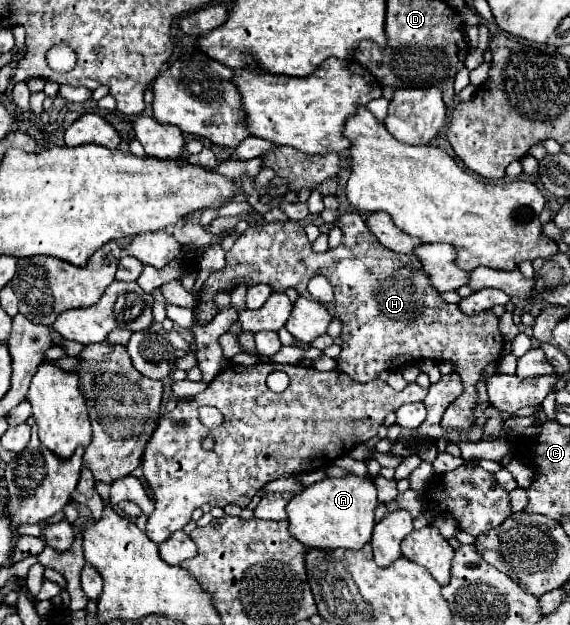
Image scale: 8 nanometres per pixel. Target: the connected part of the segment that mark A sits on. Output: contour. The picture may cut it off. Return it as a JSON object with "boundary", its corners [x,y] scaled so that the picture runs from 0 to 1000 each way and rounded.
{"boundary":[[[609,758],[598,765],[567,765],[504,806],[511,854],[539,877],[637,877],[658,845],[658,813],[665,810],[654,765]]]}

